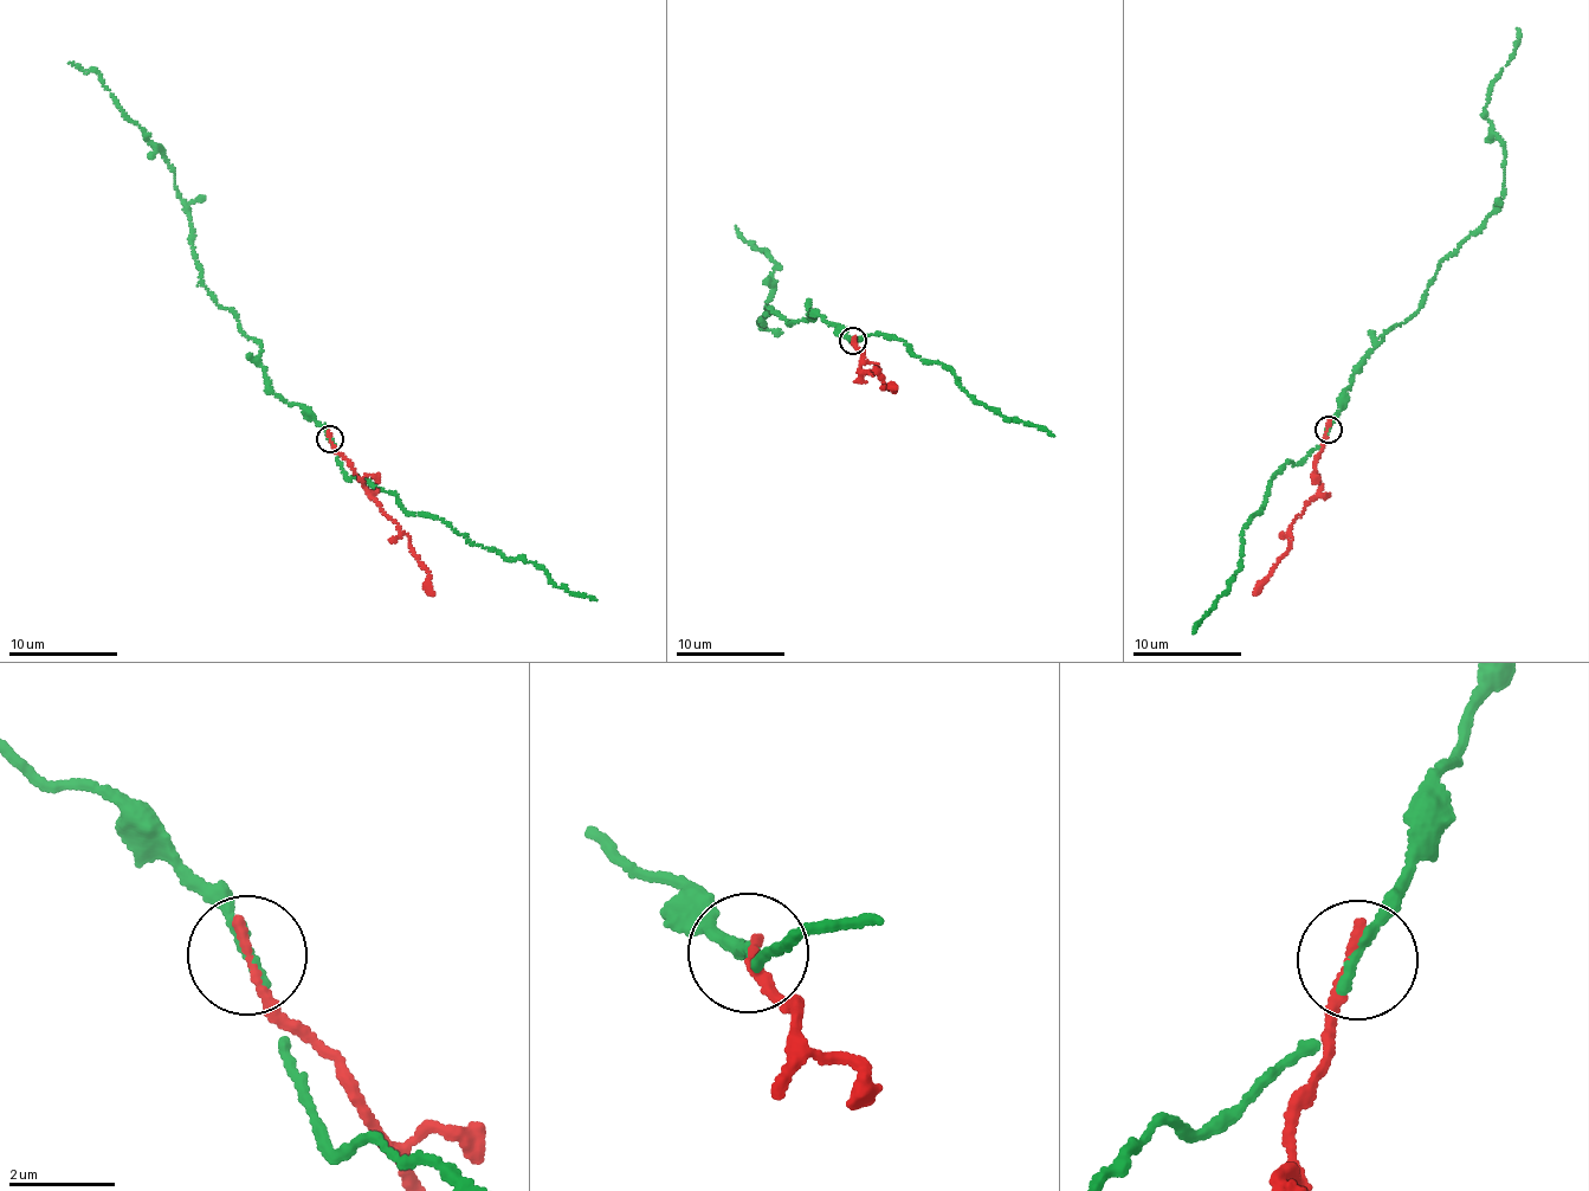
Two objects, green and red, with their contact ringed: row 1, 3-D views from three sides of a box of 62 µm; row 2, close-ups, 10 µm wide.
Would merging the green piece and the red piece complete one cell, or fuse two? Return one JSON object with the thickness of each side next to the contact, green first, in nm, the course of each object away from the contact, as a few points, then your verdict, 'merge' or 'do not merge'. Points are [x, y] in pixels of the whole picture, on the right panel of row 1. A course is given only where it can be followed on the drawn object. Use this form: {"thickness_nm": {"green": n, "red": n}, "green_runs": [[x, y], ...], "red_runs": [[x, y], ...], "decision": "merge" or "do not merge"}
{"thickness_nm": {"green": 260, "red": 180}, "green_runs": [[1329, 429], [1356, 367], [1418, 310], [1439, 262], [1500, 198], [1504, 146], [1485, 110], [1519, 40], [1517, 29]], "red_runs": [[1326, 429], [1316, 465], [1316, 494], [1296, 515], [1273, 571], [1253, 594]], "decision": "do not merge"}

